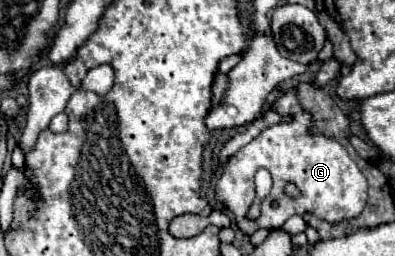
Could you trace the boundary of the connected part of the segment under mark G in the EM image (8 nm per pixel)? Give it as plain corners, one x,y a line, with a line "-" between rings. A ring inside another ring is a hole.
295,89
279,97
271,105
271,109
279,115
291,117
291,121
261,131
261,135
257,135
249,145
241,147
227,161
221,179
215,183
217,203
233,215
235,225
243,231
245,237
251,237
259,229
279,229
291,215
297,213
313,213
329,223
357,217
367,203
367,179
349,157
347,149
337,139
311,131
313,119
309,119
309,111
301,111
-
259,167
265,167
271,173
273,187
271,193
263,199
261,217
257,221
249,221
245,215
255,201
255,173
-
289,181
295,183
301,191
297,199
289,199
283,193
283,187
-
273,201
277,201
279,205
271,207

